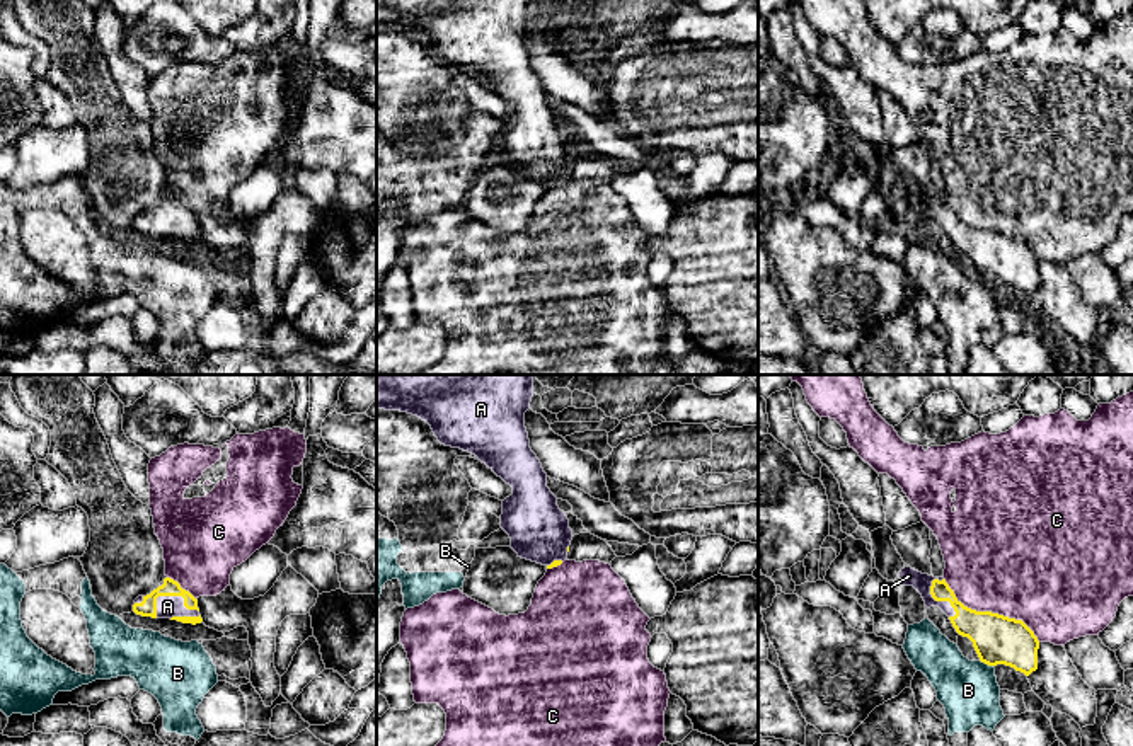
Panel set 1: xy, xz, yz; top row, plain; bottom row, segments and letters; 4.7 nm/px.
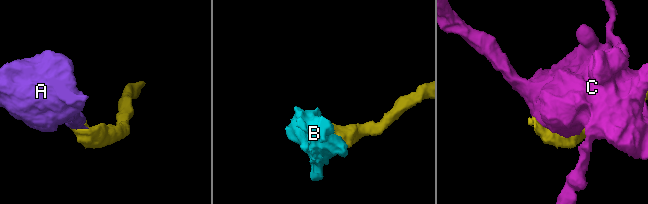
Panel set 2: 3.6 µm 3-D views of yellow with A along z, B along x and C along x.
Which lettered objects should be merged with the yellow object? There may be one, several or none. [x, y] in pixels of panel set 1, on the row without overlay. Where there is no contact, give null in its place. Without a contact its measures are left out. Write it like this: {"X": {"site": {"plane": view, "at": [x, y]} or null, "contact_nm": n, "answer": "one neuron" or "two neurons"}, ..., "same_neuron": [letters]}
{"A": {"site": {"plane": "xy", "at": [179, 213]}, "contact_nm": 220, "answer": "one neuron"}, "B": {"site": {"plane": "yz", "at": [987, 281]}, "contact_nm": 70, "answer": "two neurons"}, "C": {"site": {"plane": "yz", "at": [990, 230]}, "contact_nm": 550, "answer": "two neurons"}, "same_neuron": ["A"]}

